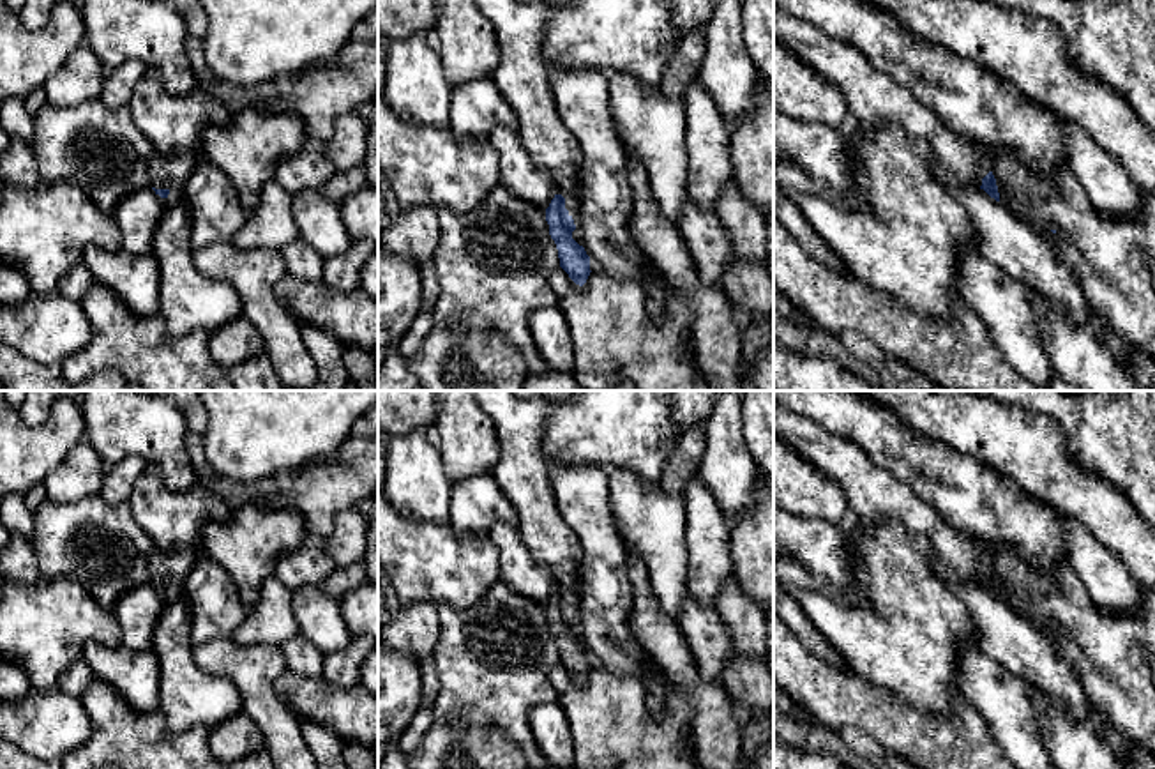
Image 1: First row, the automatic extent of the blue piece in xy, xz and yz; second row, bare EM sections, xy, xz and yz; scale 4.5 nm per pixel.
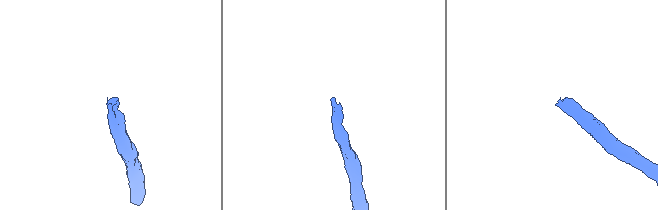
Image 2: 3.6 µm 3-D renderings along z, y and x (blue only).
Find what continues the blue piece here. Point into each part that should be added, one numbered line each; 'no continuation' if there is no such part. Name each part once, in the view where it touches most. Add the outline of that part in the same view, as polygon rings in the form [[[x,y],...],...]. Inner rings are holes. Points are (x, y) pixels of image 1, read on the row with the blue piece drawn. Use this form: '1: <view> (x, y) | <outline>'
1: xy (166, 172) | [[[154,152],[148,161],[150,186],[155,189],[171,189],[182,184],[194,170],[200,156],[194,152],[175,152],[161,156]]]

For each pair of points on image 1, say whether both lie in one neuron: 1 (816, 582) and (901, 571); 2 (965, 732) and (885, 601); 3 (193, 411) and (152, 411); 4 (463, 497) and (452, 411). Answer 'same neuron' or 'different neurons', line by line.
1: different neurons
2: different neurons
3: different neurons
4: different neurons

